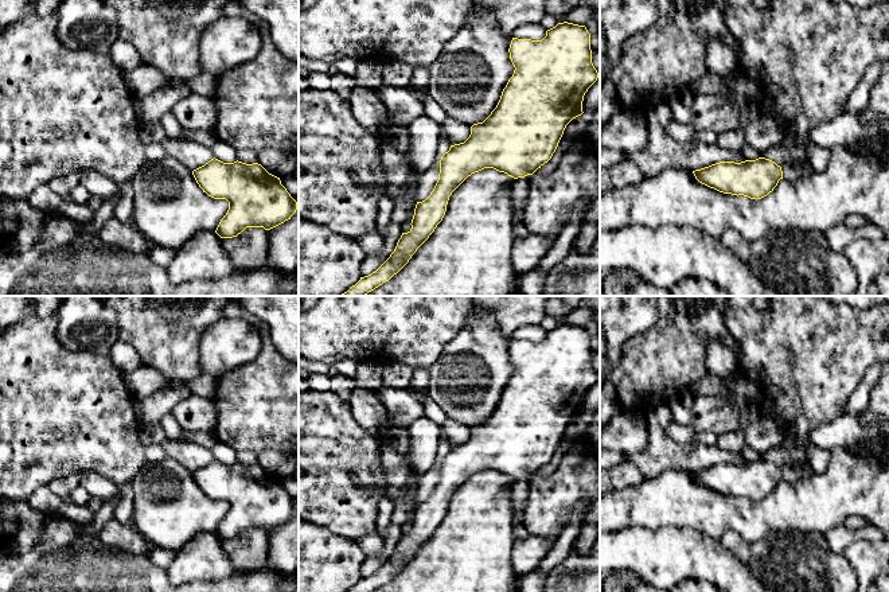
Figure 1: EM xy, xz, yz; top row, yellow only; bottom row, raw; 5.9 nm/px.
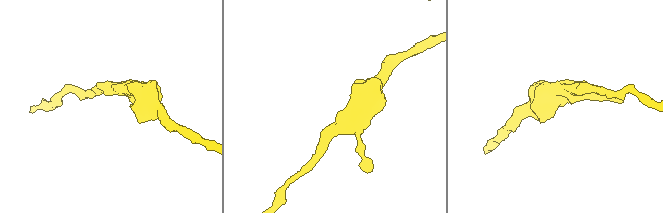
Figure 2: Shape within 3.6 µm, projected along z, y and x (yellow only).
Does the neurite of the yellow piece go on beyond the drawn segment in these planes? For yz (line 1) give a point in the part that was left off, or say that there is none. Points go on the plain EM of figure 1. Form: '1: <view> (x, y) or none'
1: none

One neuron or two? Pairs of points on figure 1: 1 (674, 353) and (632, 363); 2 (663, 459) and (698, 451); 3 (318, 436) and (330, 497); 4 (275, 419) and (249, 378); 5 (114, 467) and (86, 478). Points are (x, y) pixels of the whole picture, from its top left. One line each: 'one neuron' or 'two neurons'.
1: one neuron
2: one neuron
3: one neuron
4: one neuron
5: two neurons

